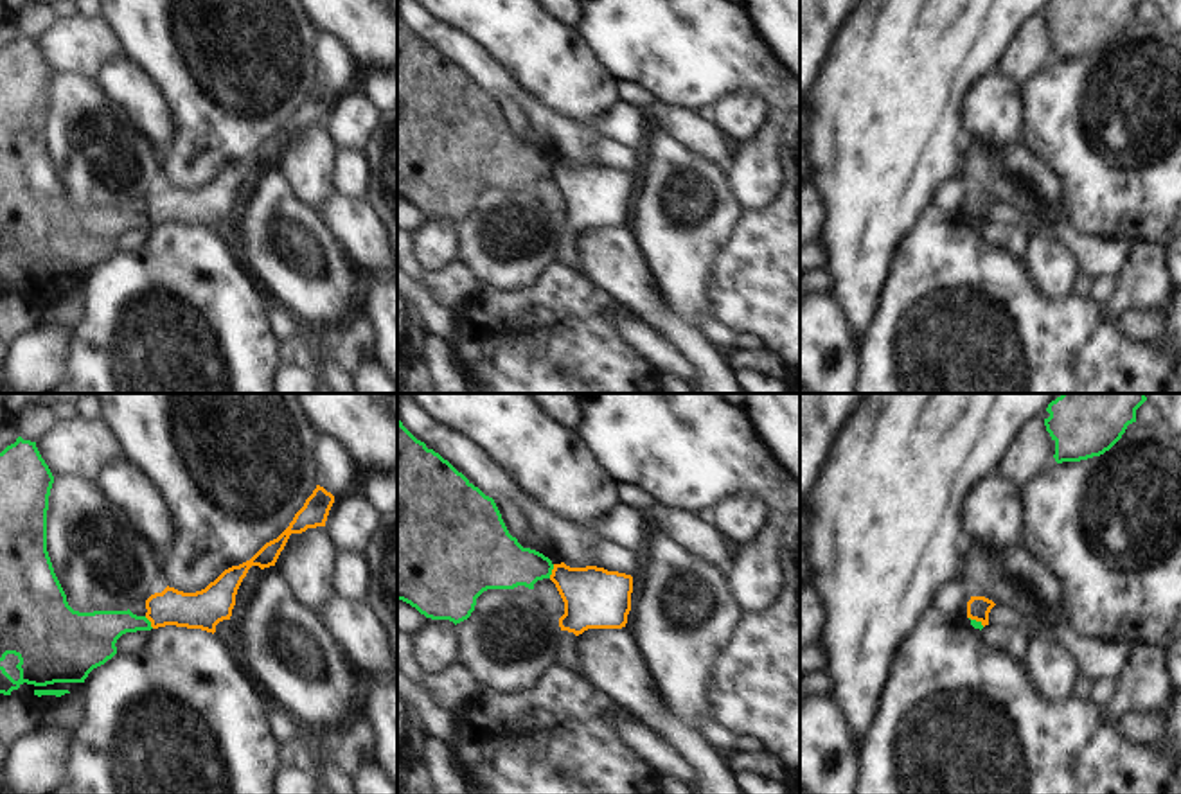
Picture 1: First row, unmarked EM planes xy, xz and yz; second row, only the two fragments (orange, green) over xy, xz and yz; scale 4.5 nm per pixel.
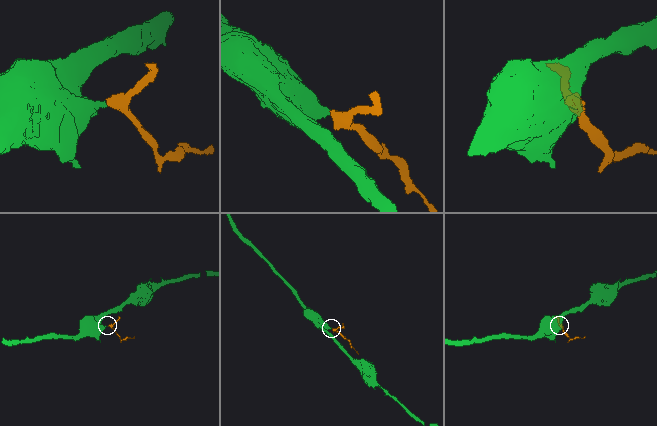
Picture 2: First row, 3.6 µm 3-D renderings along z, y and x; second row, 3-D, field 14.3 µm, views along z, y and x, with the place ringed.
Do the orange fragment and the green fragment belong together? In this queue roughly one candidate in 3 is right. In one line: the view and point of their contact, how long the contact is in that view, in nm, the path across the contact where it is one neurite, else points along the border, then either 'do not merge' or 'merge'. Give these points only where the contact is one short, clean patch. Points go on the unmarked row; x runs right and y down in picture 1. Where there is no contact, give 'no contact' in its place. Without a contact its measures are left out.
xz (552, 169) | 70 nm | along xz (554, 162), (549, 175) | do not merge

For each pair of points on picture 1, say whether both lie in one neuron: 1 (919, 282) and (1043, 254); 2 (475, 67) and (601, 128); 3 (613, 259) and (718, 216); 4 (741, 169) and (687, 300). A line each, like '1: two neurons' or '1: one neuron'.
1: two neurons
2: one neuron
3: two neurons
4: two neurons

